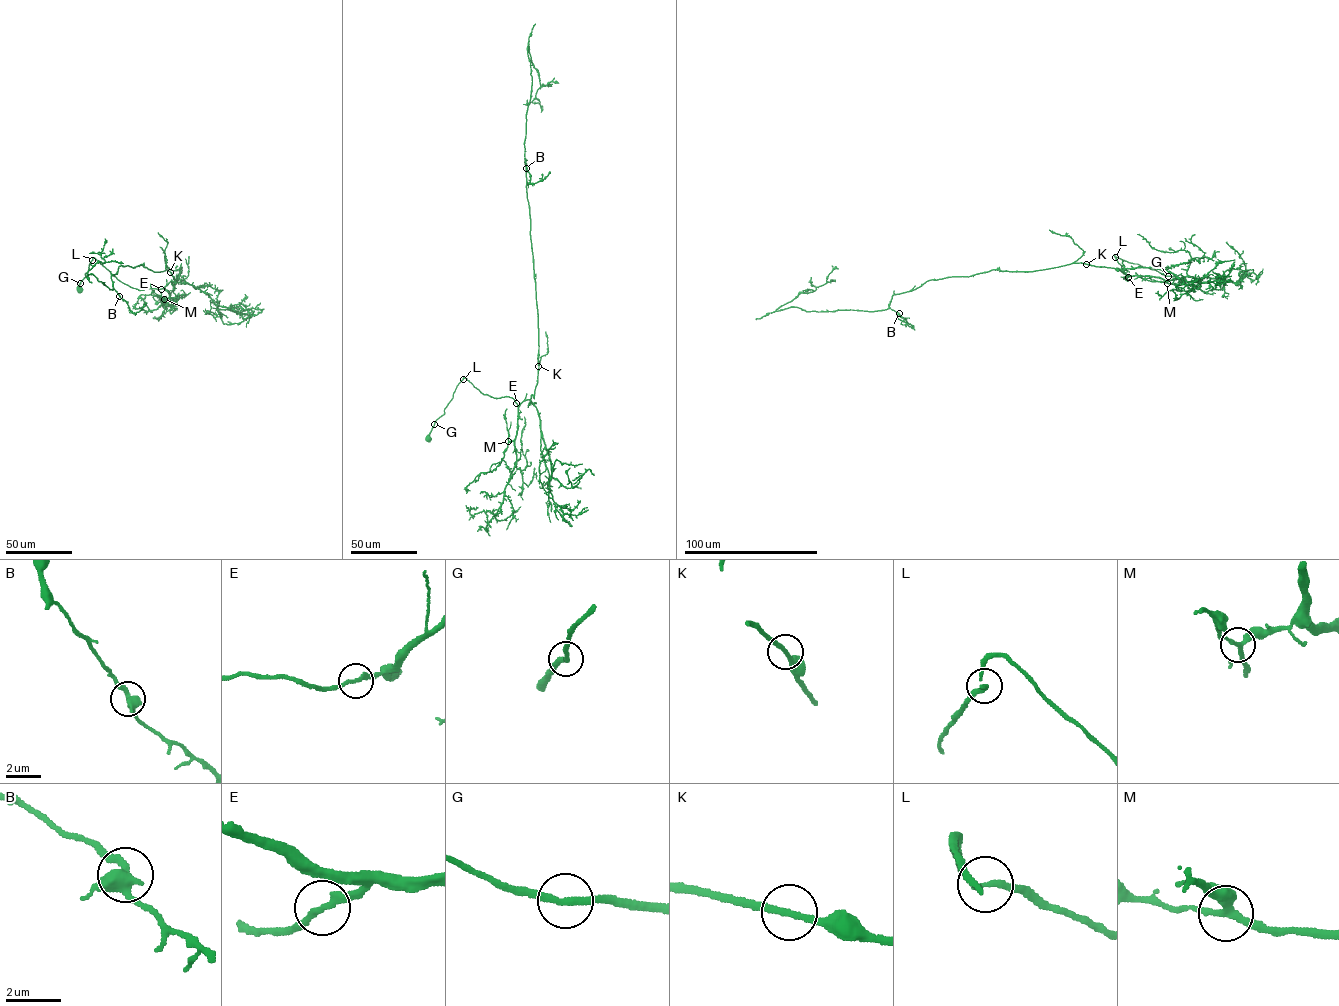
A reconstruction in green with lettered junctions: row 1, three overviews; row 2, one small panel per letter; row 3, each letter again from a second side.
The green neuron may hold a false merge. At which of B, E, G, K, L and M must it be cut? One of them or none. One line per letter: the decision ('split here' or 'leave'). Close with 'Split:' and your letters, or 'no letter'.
B: leave
E: leave
G: leave
K: leave
L: leave
M: leave
Split: no letter

